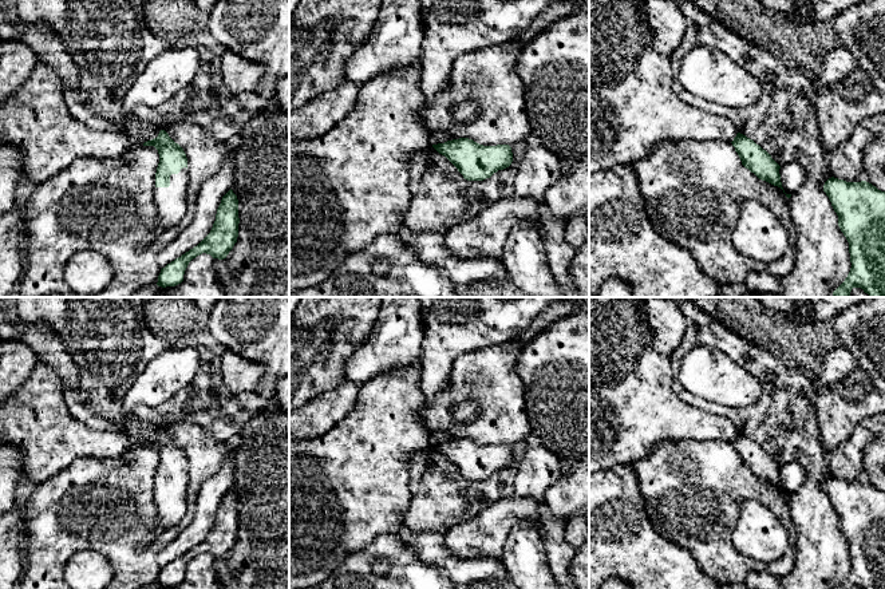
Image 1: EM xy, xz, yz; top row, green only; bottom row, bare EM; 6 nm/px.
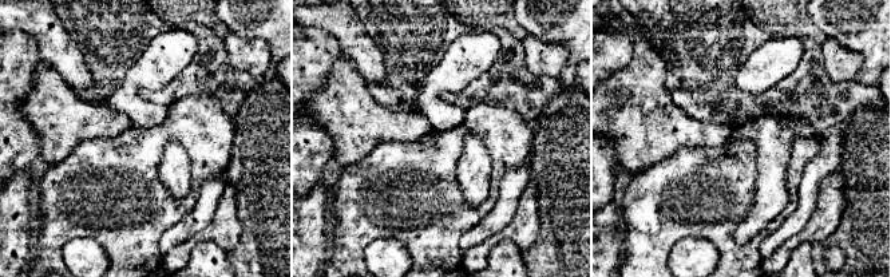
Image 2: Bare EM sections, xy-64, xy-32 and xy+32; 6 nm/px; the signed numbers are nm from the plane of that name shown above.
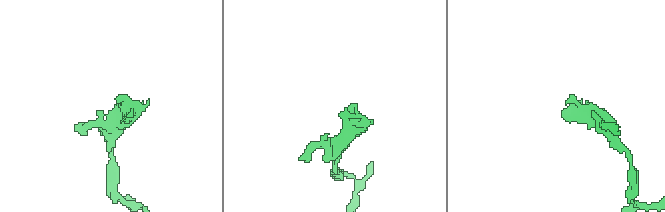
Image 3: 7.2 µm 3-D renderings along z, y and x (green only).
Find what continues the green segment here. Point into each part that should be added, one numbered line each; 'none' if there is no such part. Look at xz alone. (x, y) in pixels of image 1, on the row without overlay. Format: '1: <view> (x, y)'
none

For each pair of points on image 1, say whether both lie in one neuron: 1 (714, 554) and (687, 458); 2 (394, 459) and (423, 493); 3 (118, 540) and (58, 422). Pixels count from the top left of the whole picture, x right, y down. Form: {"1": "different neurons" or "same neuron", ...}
{"1": "same neuron", "2": "different neurons", "3": "different neurons"}

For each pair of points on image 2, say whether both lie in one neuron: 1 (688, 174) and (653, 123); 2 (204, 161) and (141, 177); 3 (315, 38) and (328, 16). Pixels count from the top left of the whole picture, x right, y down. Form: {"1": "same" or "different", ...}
{"1": "different", "2": "same", "3": "different"}

